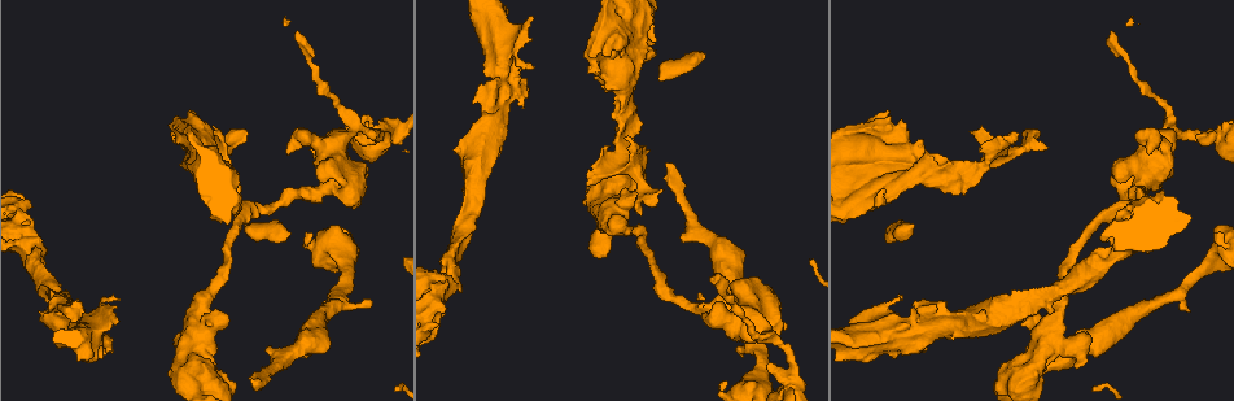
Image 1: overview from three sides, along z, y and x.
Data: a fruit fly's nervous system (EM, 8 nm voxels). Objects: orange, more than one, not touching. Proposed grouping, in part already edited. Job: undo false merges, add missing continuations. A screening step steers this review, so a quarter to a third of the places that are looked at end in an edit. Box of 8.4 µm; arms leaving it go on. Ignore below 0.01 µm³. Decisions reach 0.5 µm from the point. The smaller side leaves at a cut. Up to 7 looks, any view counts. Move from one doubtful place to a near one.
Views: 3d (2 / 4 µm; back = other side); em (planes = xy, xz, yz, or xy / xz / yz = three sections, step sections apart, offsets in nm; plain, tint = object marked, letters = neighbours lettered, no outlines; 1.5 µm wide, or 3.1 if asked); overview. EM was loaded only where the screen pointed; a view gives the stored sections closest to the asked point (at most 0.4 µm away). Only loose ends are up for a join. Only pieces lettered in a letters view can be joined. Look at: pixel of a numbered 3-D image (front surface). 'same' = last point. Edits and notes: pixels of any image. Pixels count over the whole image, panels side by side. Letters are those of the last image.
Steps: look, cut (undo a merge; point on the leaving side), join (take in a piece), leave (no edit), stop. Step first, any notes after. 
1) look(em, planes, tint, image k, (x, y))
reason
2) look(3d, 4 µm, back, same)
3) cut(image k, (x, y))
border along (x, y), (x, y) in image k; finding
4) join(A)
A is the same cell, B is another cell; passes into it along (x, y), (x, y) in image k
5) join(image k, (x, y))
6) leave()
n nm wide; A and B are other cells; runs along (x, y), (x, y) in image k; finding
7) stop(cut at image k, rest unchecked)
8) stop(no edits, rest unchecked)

look(em, planes, letters, image 1, (1122, 242))

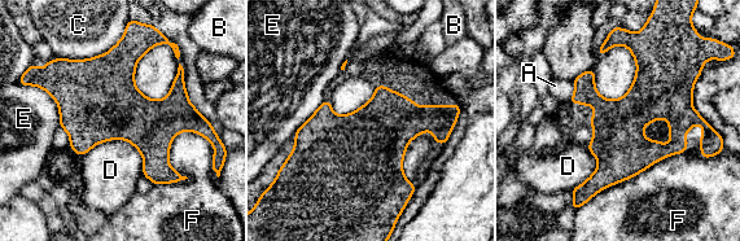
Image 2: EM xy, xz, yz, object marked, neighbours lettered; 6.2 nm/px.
leave()
C touches over 420 nm; A, B, C, D, E and F are other cells; border along (79, 157), (125, 139), (143, 174) in image 2; one neuron here

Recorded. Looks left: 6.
look(3d, 2 µm, image 1, (1015, 136))
thin end

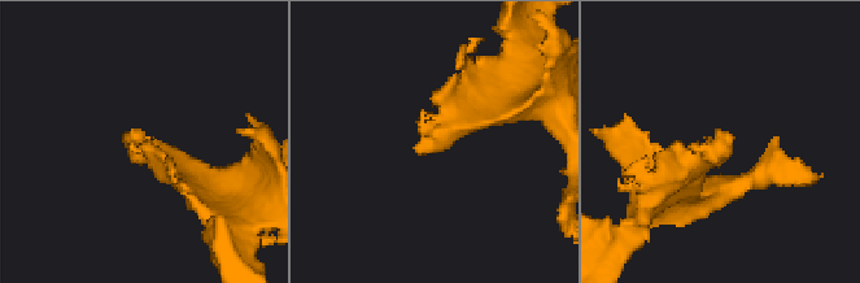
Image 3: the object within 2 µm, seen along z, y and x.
look(em, xy, step 8, letters, image 3, (734, 137))

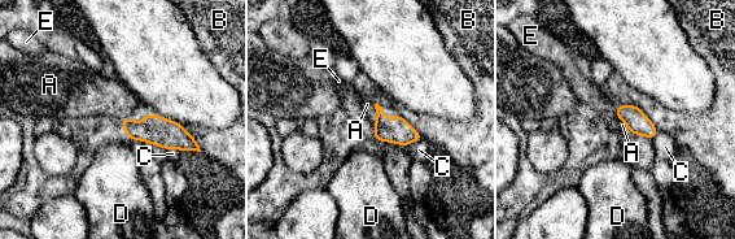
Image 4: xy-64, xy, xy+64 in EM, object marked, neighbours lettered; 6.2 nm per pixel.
look(em, planes, letters, same)

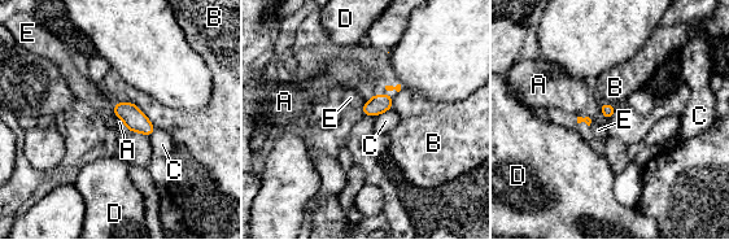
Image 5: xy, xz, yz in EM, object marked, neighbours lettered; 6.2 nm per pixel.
leave()
A, B, C, D and E are other cells; none of them fits

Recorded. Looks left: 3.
look(em, planes, letters, image 1, (871, 306))
thick end

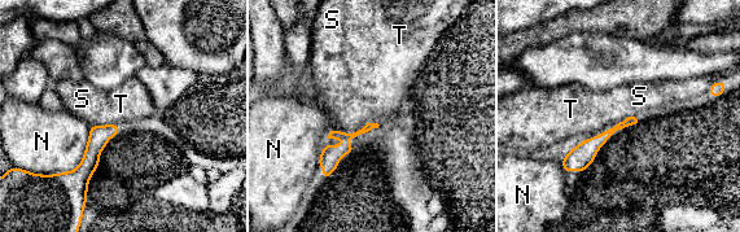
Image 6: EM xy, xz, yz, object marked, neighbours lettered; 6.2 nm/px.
leave()
N touches over 380 nm; N, S and T are other cells; border along (370, 122), (350, 132), (331, 131) in image 6; none of them fits

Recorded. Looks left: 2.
stop(no edits, rest unchecked)

